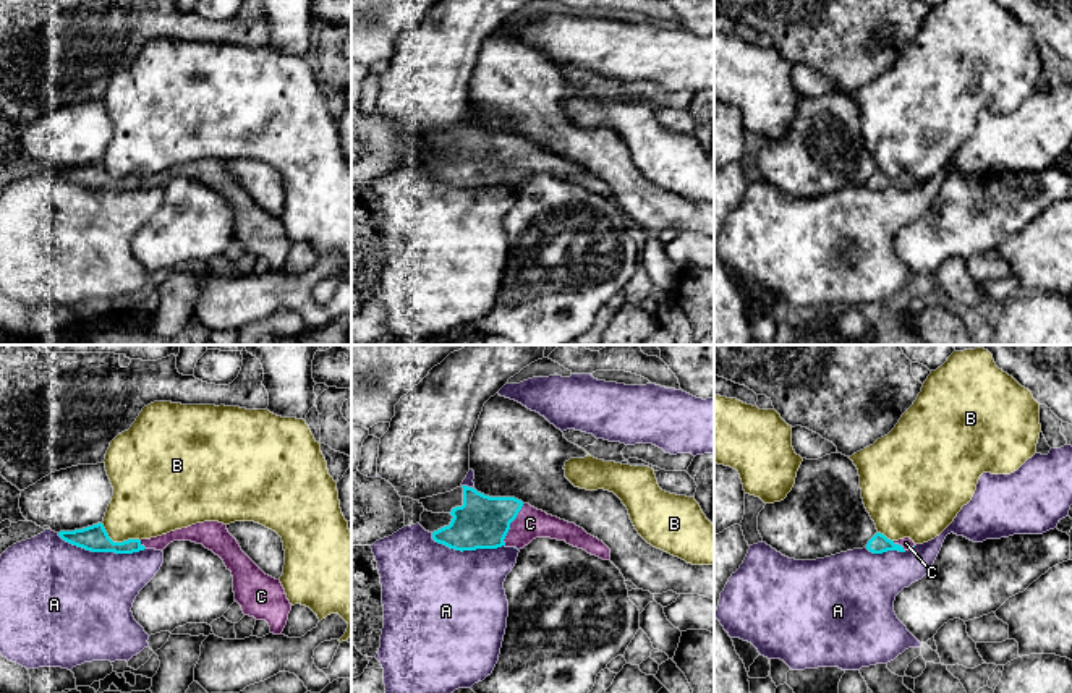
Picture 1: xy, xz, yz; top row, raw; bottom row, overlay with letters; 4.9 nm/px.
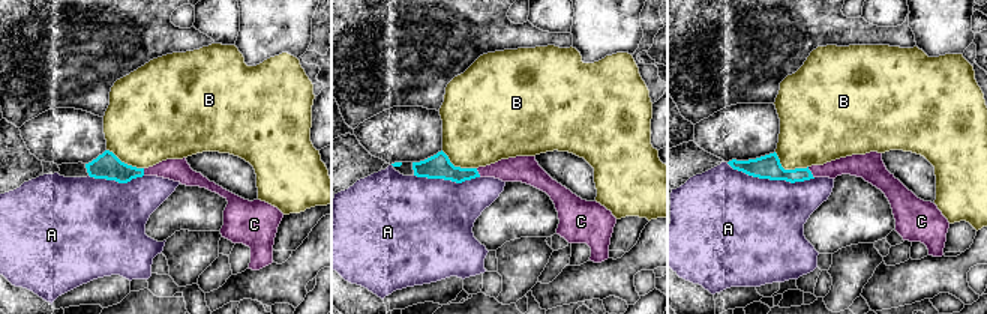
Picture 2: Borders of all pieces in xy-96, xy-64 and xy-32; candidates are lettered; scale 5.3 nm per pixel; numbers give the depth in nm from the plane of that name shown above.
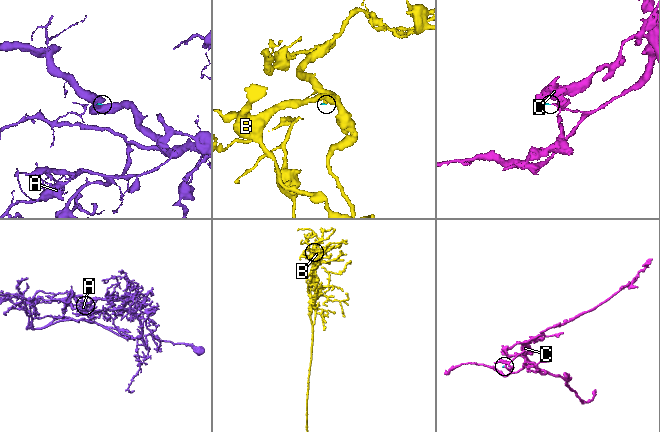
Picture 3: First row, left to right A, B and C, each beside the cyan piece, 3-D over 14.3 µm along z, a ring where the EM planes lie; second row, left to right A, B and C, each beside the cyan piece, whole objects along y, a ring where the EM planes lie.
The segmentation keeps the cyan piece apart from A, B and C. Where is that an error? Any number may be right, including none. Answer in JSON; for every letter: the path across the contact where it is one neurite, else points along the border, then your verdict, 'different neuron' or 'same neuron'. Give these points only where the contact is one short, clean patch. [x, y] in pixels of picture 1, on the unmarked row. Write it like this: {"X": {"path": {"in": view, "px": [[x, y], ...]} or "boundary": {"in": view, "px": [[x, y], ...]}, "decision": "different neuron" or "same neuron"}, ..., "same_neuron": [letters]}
{"A": {"decision": "different neuron"}, "B": {"boundary": {"in": "xy", "px": [[101, 161], [114, 178], [140, 178]]}, "decision": "different neuron"}, "C": {"path": {"in": "xz", "px": [[483, 159], [509, 162], [530, 161]]}, "decision": "same neuron"}, "same_neuron": ["C"]}

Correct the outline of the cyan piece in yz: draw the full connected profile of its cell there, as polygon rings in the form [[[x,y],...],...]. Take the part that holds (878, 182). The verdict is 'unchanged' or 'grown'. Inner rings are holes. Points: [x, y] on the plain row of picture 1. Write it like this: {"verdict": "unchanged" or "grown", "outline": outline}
{"verdict": "grown", "outline": [[[876,170],[866,181],[866,186],[873,191],[883,191],[887,188],[905,189],[917,183],[910,175],[904,175],[899,178],[891,178],[884,172]]]}

